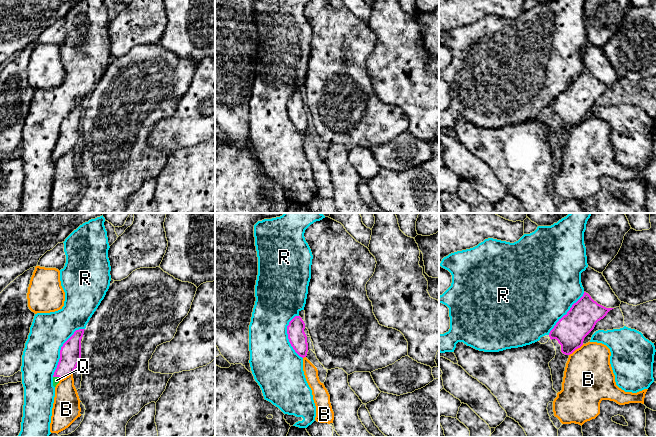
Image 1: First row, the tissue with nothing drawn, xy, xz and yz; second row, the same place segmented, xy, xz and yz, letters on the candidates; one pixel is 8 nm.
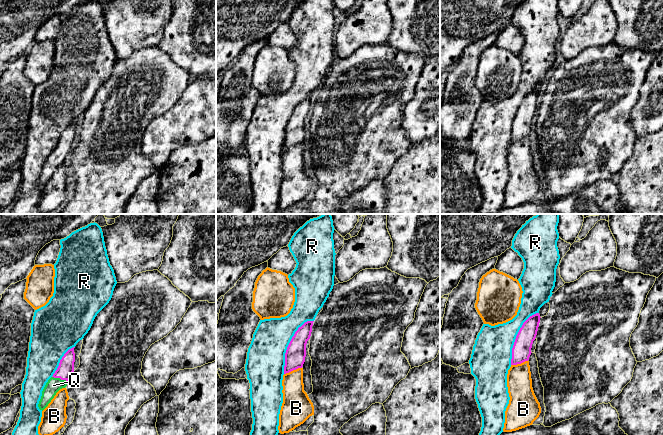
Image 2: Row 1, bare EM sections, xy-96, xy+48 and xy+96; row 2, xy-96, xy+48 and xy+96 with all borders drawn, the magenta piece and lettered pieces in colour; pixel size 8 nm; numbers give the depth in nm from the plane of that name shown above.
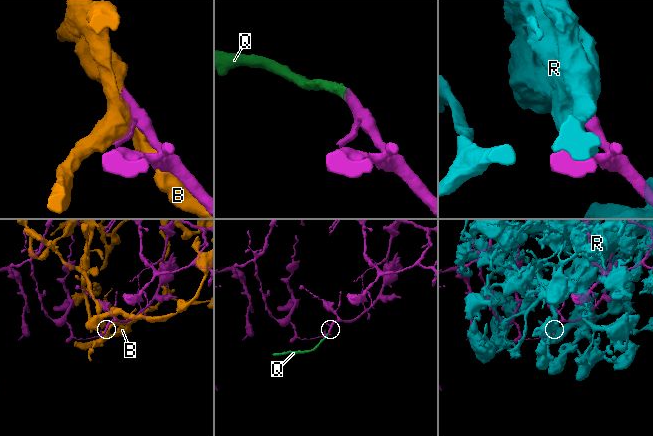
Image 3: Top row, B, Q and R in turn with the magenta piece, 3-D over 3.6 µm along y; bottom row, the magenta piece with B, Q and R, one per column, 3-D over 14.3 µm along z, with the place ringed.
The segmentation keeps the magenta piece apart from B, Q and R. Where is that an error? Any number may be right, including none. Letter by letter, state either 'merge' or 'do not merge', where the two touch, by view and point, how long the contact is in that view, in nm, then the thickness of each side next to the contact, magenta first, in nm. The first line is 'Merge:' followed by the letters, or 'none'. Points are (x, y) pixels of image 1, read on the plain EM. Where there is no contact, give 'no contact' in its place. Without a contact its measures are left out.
Merge: Q
B: do not merge; contact yz (576, 124); length 150 nm; calibres 260 and 400 nm
Q: merge; contact xy (57, 152); length 70 nm; calibres 180 and 50 nm
R: do not merge; contact xy (61, 125); length 460 nm; calibres 180 and 300 nm

